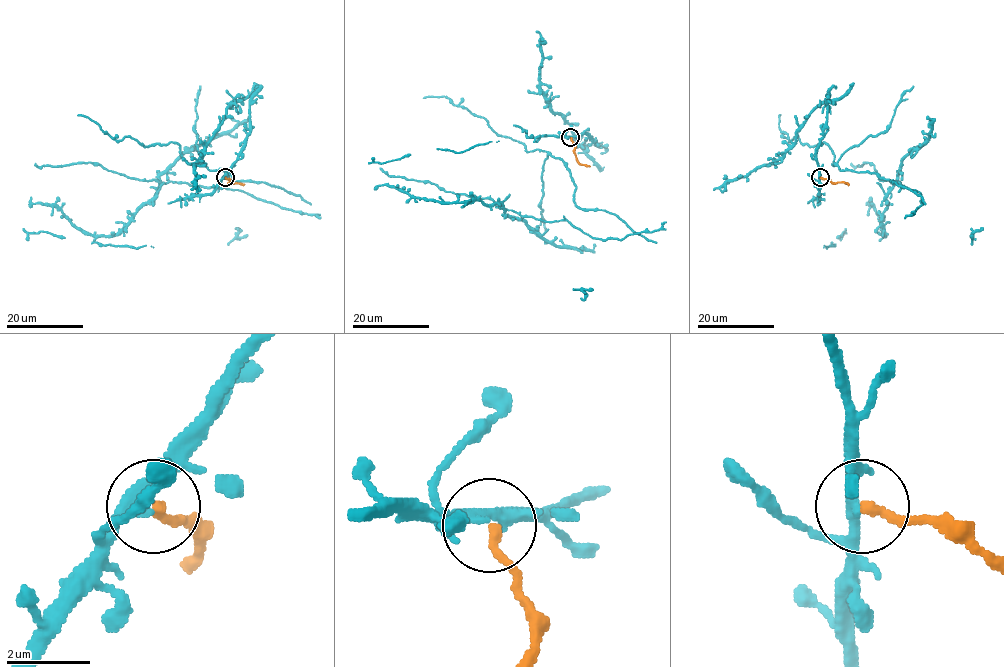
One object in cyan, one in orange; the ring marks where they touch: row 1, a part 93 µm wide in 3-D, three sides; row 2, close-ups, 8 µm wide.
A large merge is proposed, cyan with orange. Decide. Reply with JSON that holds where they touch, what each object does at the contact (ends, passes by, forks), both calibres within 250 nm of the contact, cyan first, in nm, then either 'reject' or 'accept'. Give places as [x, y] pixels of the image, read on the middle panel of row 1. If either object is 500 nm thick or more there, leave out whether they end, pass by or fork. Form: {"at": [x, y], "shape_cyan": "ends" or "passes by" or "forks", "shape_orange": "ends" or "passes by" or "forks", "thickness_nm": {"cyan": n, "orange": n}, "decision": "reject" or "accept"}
{"at": [570, 137], "shape_cyan": "passes by", "shape_orange": "ends", "thickness_nm": {"cyan": 300, "orange": 220}, "decision": "reject"}

